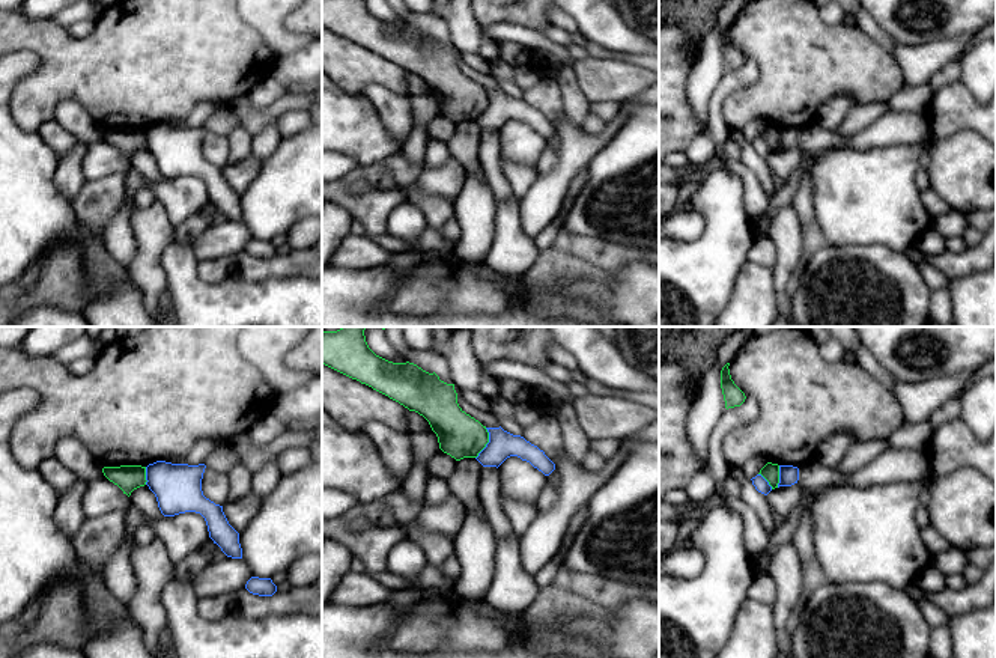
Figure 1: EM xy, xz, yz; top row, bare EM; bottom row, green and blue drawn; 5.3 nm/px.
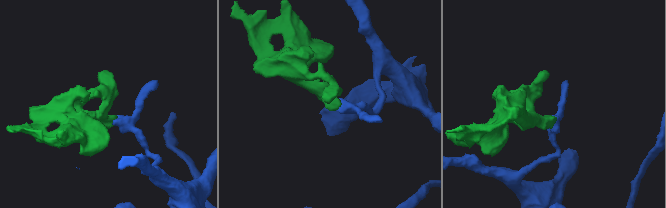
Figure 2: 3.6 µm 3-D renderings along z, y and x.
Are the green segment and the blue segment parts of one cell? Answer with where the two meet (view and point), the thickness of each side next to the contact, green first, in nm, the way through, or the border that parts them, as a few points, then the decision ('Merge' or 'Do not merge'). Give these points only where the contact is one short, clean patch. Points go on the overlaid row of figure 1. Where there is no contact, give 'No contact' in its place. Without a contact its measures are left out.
Touches green at xz (488, 441). Thickness 240 nm (green) against 150 nm. Boundary: xz (486, 428), (488, 443), (476, 458). Do not merge

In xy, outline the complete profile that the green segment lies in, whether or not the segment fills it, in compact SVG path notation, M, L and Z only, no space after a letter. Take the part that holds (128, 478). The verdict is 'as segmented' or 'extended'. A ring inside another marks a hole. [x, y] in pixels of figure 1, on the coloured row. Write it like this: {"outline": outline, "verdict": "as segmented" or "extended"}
{"outline": "M120 465L120 467L104 467L104 476L117 485L128 497L140 486L146 485L146 467L141 465Z", "verdict": "as segmented"}

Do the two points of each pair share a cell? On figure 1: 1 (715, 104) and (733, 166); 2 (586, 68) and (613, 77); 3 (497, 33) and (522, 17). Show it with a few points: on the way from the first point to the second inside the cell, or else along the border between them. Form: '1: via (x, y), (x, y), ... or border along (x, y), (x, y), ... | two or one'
1: via (715, 119), (719, 133), (719, 152) | one
2: via (592, 74), (607, 77) | one
3: border along (482, 24), (516, 23), (531, 32) | two

